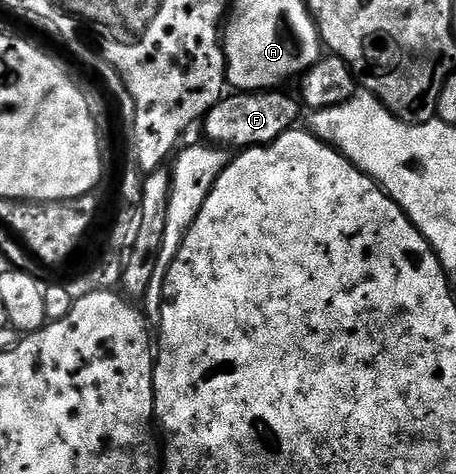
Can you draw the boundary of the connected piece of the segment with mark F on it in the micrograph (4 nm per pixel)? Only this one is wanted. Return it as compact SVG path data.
M266 91L266 92L233 92L228 96L222 97L220 102L215 104L215 108L211 108L203 119L203 127L205 126L205 134L210 143L218 148L228 148L233 152L248 150L254 146L269 146L279 136L283 136L283 132L294 129L298 125L297 117L300 116L303 106L296 97L291 98L285 92Z

